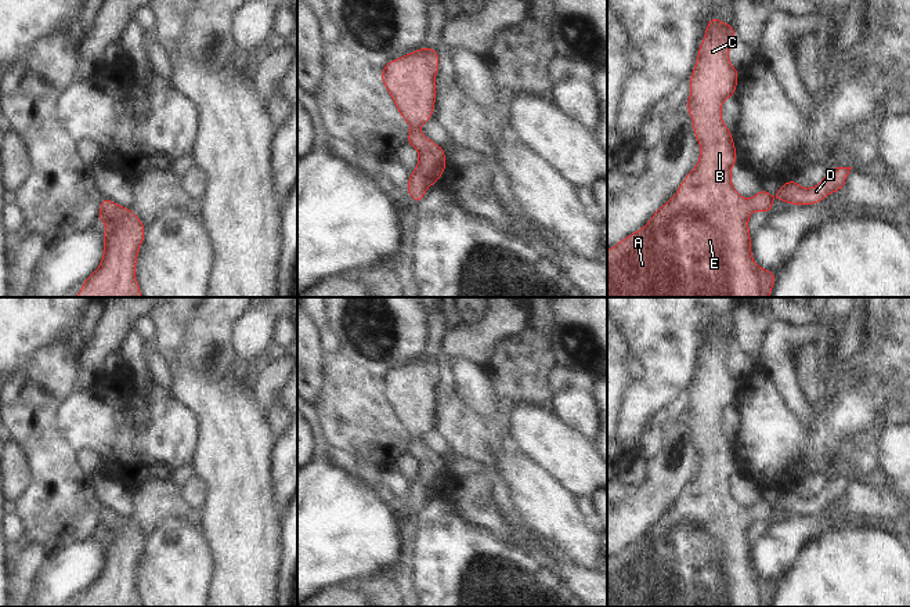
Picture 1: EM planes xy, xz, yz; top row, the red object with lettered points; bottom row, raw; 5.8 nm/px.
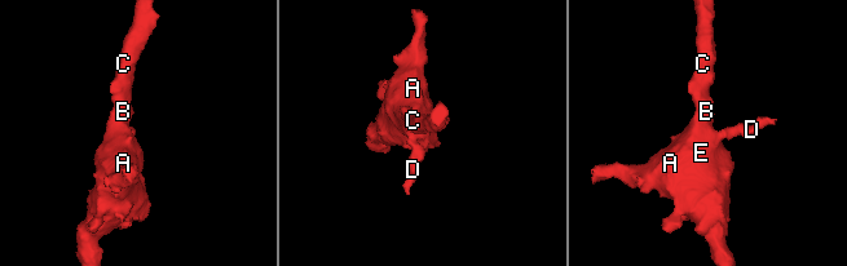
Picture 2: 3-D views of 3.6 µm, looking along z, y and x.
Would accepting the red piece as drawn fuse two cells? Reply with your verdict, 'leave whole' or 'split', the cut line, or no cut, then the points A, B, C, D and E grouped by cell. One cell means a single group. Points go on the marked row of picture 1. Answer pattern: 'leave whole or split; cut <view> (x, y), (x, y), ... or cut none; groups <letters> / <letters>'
leave whole; cut none; groups A B C D E

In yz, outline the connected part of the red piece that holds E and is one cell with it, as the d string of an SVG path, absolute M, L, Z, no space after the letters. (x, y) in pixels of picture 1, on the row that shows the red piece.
M715 17L709 18L704 39L700 44L700 50L697 53L697 61L694 64L694 69L689 79L690 82L690 94L685 108L689 109L693 131L696 140L700 144L700 158L697 165L691 171L680 183L675 195L665 202L649 220L649 223L638 230L636 232L625 236L617 245L607 250L607 297L770 297L773 285L776 282L776 275L773 271L766 268L761 268L755 264L751 250L751 235L748 220L752 212L766 212L772 213L773 209L773 196L766 189L759 189L756 195L750 199L743 198L732 184L732 167L737 163L737 152L736 145L733 142L732 131L726 127L722 119L722 105L726 98L736 95L736 86L739 83L739 71L732 65L729 59L729 48L736 41L736 32L733 25L729 25Z

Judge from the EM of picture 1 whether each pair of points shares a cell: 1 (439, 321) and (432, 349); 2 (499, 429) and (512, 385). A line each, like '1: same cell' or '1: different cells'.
1: same cell
2: same cell

